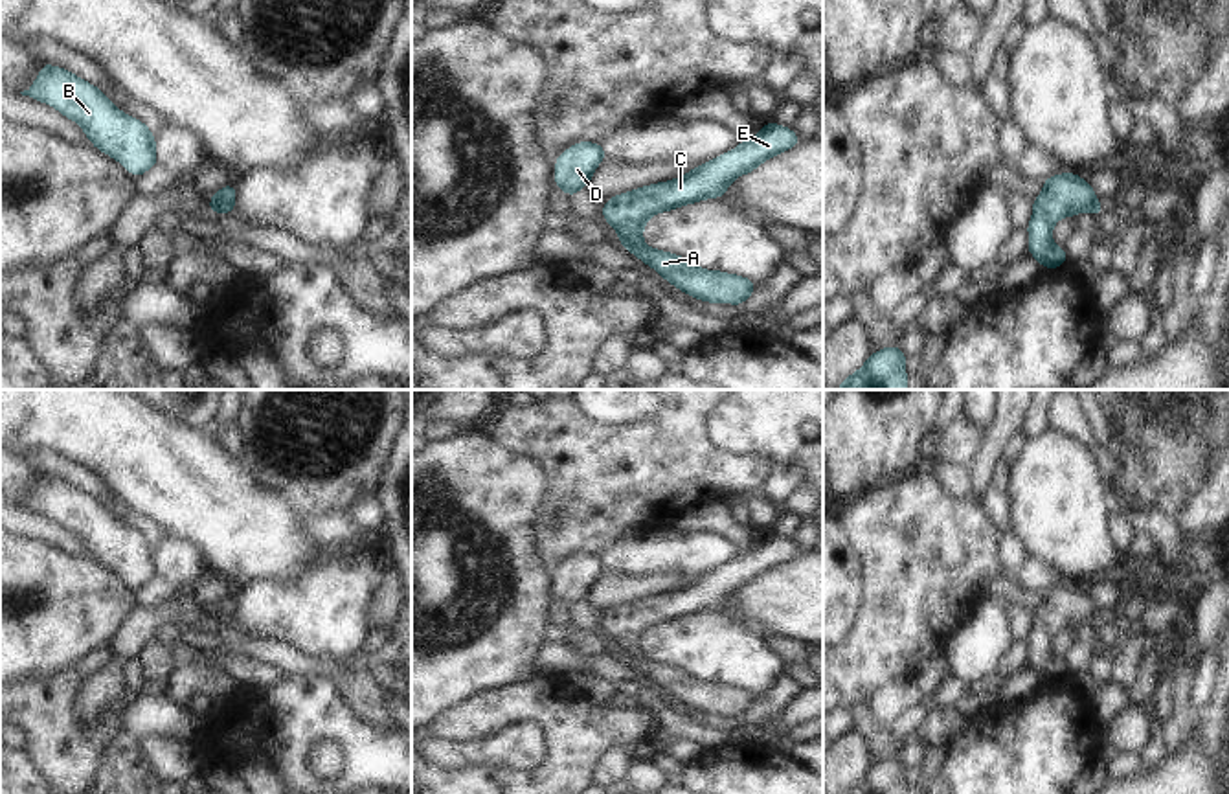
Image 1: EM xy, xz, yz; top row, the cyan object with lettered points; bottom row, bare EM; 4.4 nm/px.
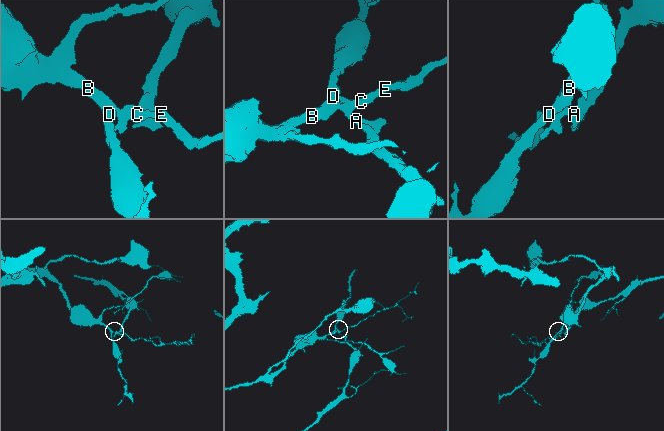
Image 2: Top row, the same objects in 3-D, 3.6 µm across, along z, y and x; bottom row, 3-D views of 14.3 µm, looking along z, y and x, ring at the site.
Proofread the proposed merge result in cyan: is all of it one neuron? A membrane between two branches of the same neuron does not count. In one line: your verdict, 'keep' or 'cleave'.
cleave

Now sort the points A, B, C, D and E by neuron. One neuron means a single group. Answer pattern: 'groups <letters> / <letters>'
groups A / B C D E

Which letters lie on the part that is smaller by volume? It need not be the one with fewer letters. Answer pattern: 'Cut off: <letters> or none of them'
Cut off: A.

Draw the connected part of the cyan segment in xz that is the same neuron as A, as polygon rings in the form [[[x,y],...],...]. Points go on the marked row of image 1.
[[[645,243],[637,244],[632,250],[632,255],[652,267],[663,279],[682,292],[707,303],[733,303],[742,307],[742,301],[757,289],[757,283],[744,276],[705,270],[682,255],[650,248]]]

